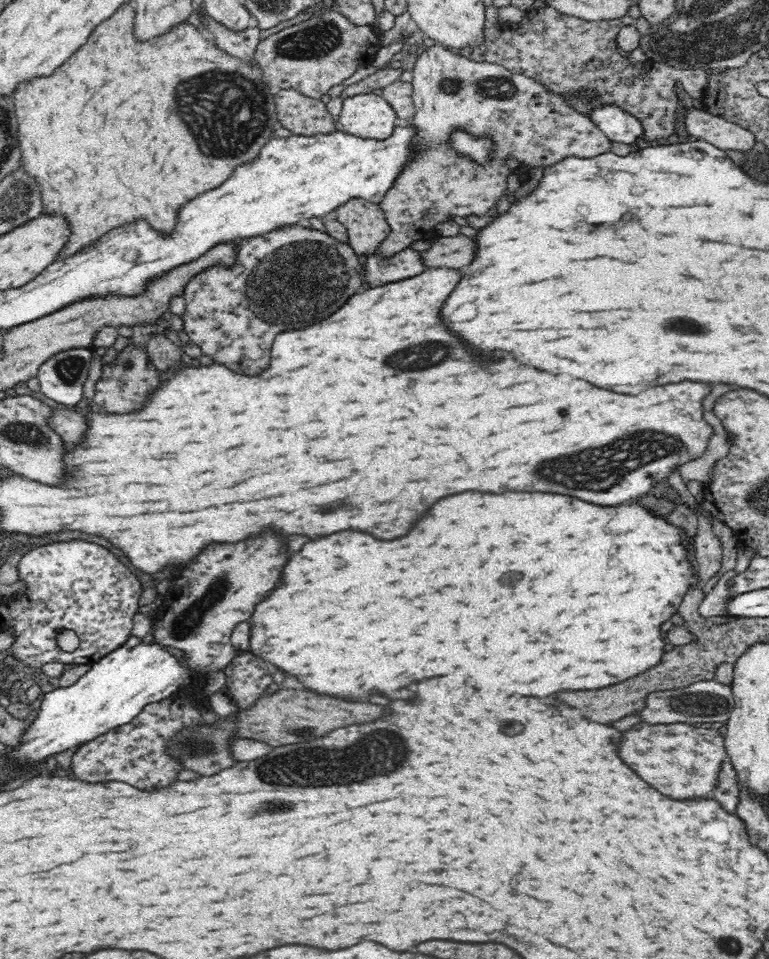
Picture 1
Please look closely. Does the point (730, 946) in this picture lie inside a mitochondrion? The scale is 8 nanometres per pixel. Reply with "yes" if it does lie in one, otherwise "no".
yes

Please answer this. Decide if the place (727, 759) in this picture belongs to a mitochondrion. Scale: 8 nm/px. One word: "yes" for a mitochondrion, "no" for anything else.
no

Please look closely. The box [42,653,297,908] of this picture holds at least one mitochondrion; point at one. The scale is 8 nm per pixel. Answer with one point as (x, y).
(186, 749)

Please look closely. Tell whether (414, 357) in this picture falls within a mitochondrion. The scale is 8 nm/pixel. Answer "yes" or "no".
yes

